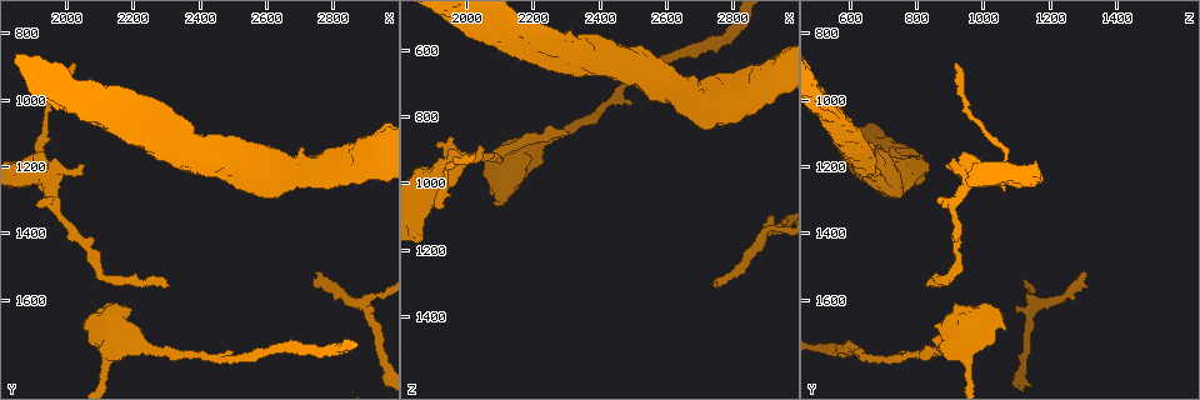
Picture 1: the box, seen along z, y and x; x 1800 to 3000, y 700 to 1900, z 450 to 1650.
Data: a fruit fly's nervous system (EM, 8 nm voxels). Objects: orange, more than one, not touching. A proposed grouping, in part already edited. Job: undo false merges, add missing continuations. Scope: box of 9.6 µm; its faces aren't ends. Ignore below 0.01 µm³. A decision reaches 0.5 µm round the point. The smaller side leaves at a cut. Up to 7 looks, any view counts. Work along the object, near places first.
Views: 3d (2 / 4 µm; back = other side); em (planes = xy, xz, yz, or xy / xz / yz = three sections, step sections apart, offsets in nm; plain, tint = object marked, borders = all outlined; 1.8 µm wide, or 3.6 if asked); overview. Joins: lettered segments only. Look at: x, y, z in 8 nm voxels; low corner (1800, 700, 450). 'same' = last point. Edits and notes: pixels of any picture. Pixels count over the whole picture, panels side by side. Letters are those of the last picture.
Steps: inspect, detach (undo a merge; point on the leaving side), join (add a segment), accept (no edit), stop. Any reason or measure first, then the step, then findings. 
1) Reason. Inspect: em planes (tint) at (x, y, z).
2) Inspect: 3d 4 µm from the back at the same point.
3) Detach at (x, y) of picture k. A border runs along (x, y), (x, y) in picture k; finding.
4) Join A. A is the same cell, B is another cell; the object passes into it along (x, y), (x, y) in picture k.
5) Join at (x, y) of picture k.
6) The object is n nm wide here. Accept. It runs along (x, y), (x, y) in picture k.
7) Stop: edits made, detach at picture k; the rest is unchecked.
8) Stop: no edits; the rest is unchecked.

Sudden change in width. Inspect: em yz step 4 (tint) at (1960, 1220, 930).

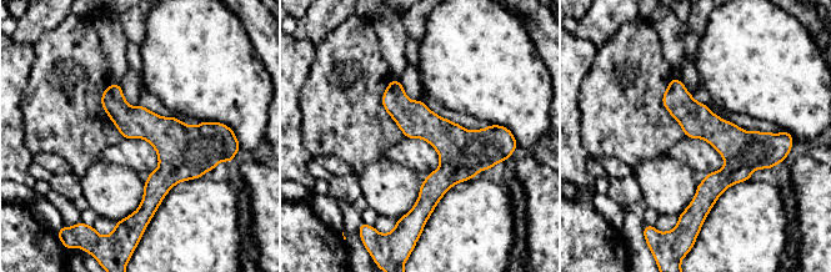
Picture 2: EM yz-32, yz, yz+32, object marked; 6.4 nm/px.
Inspect: em planes (tint) at the same point.

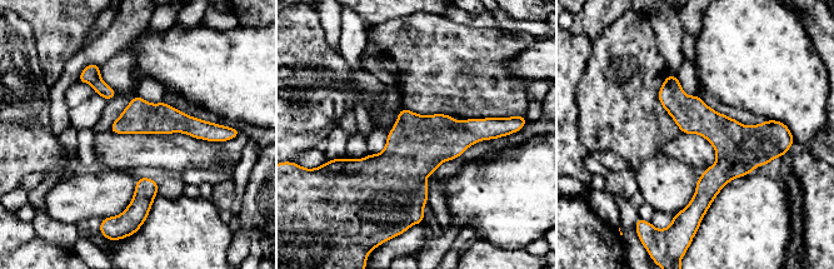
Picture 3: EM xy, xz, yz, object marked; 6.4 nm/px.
What lies round it. Inspect: em planes (borders) at the same point.

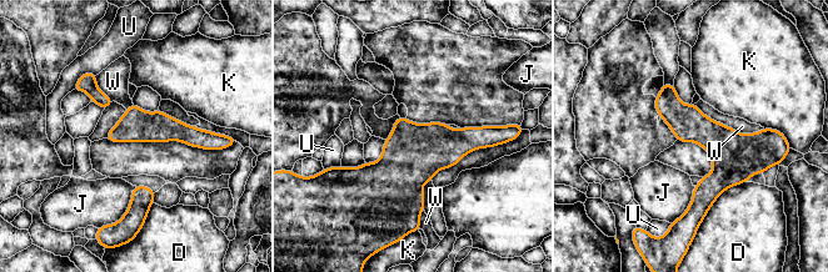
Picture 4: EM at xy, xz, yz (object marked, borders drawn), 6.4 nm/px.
The object is 220 nm wide here; the longest contact is with W, 480 nm. Accept. D, J, K, U and W are other cells; all the same neuron.

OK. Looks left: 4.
Tapers out. Inspect: 3d 4 µm at (2300, 1560, 840).

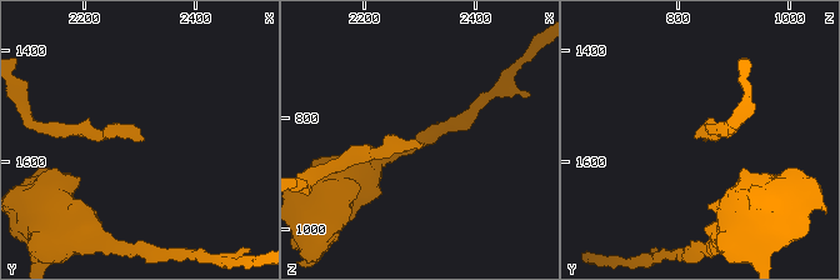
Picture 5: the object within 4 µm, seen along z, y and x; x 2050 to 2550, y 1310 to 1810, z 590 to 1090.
Inspect: em xy step 8 (borders) at (2310, 1560, 850).

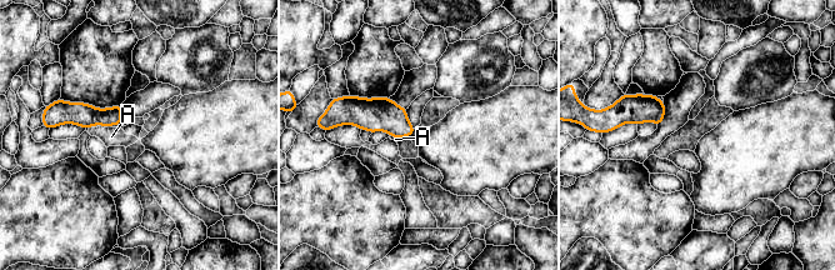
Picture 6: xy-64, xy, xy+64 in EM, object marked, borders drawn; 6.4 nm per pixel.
Cut it another way. Inspect: em planes (borders) at the same point.

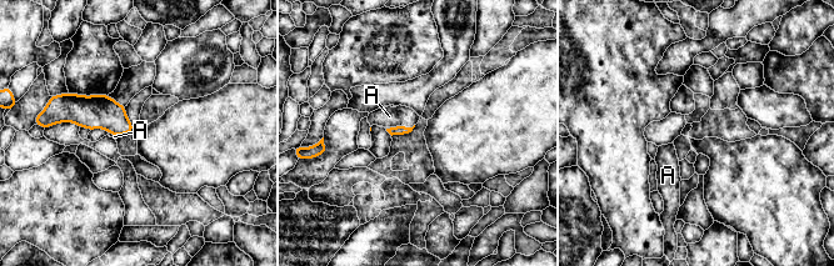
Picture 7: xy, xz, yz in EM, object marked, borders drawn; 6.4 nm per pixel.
Join A. A is the same cell; the object passes into it along (396, 130), (395, 126), (389, 116) in picture 7; it goes on there.

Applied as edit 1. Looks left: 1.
Stop: edits made, join at picture 7; the rest is unchecked.

